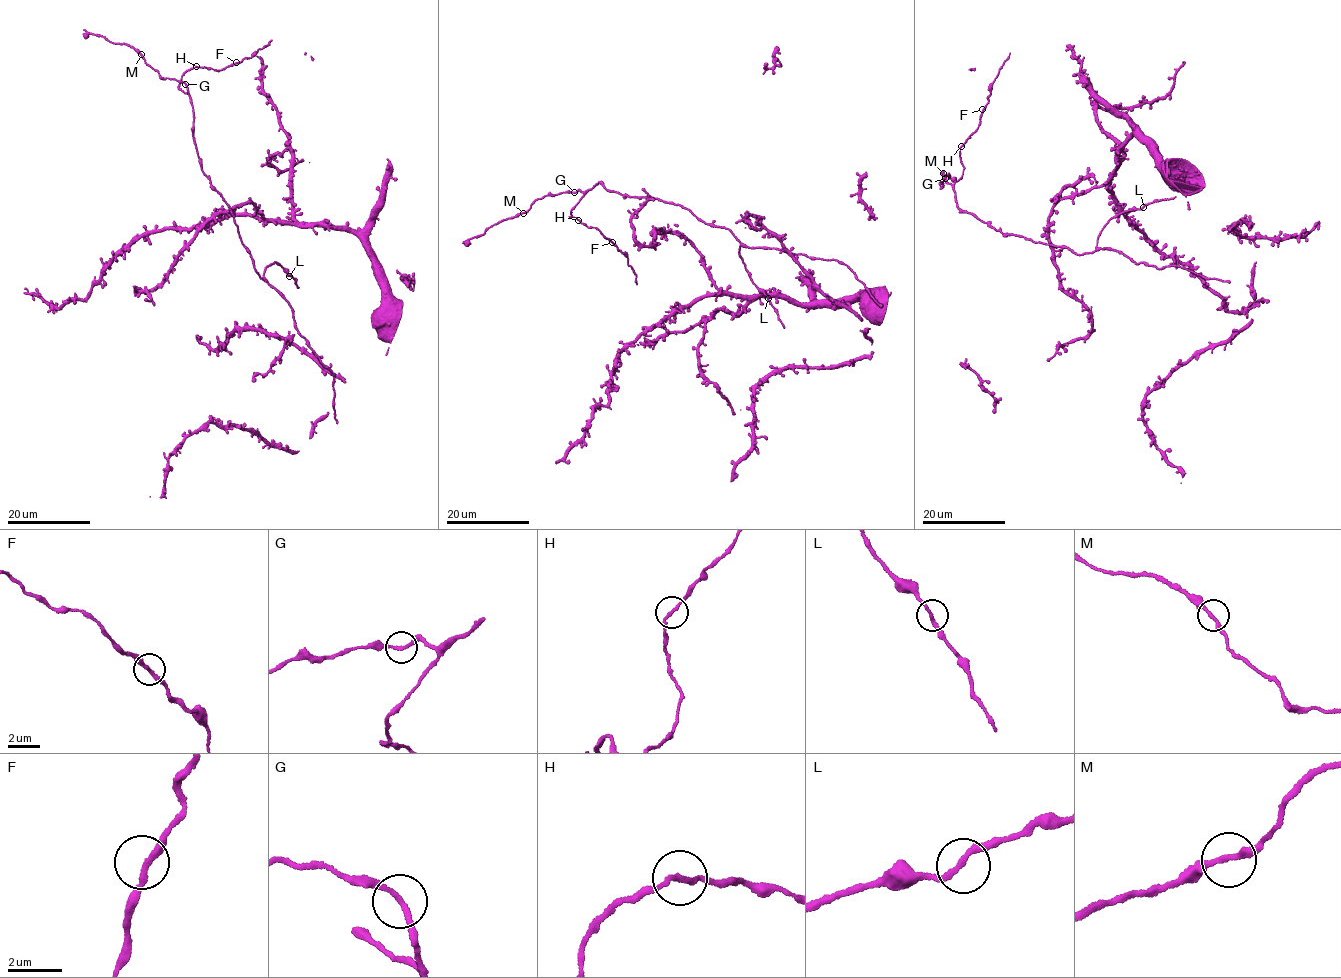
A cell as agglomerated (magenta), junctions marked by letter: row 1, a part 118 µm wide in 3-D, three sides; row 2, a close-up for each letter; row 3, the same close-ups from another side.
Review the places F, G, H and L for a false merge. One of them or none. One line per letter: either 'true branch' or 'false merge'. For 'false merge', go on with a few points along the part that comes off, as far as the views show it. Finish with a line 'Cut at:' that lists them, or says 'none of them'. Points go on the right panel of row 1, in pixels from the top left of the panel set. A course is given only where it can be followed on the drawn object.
F: true branch
G: true branch
H: true branch
L: true branch
Cut at: none of them

